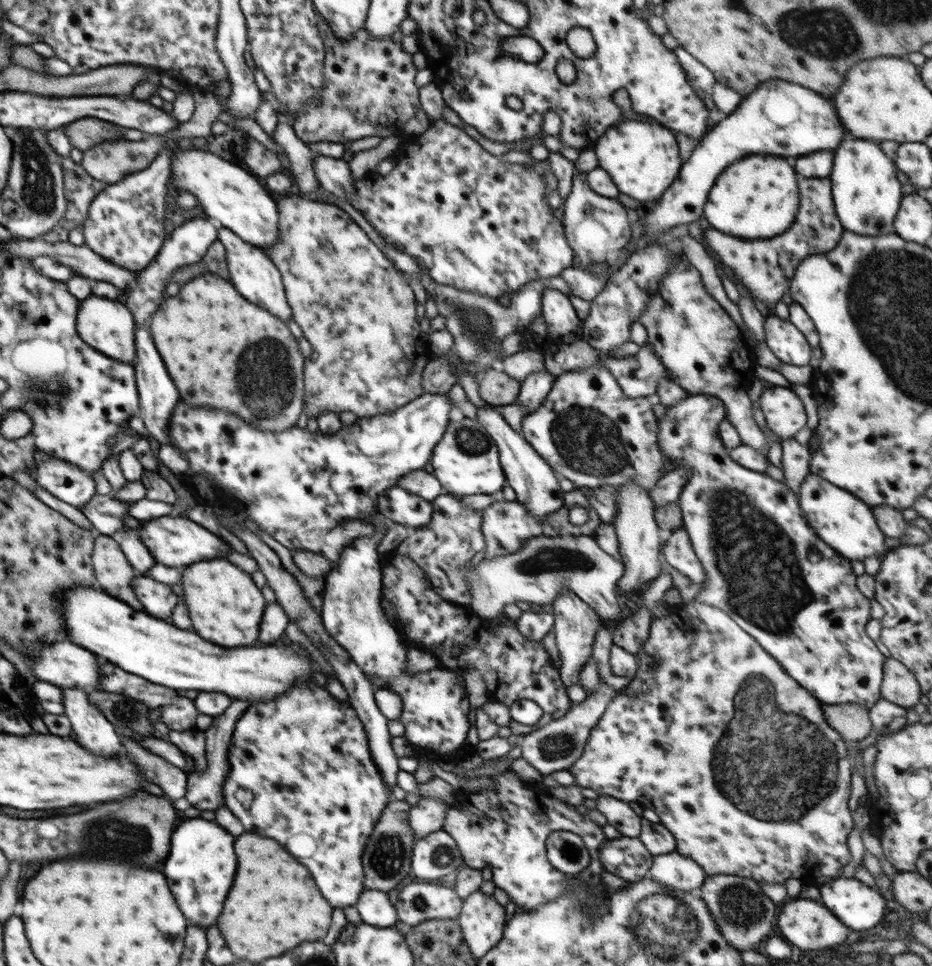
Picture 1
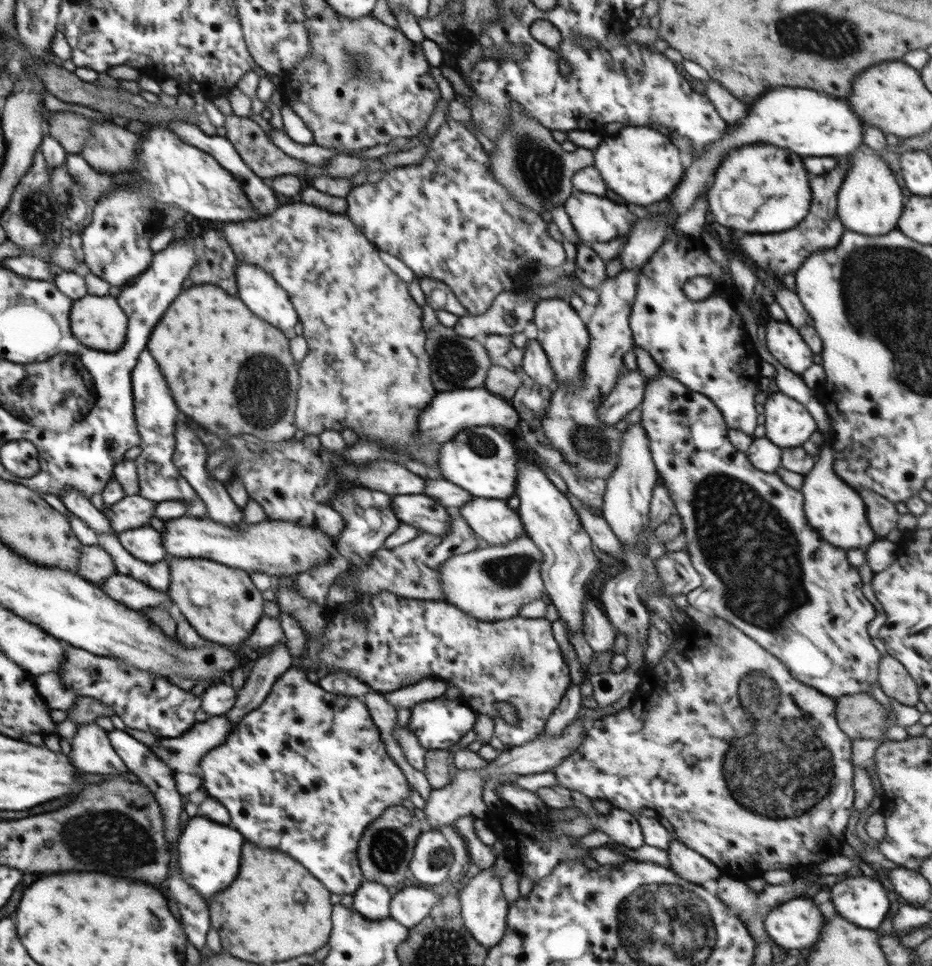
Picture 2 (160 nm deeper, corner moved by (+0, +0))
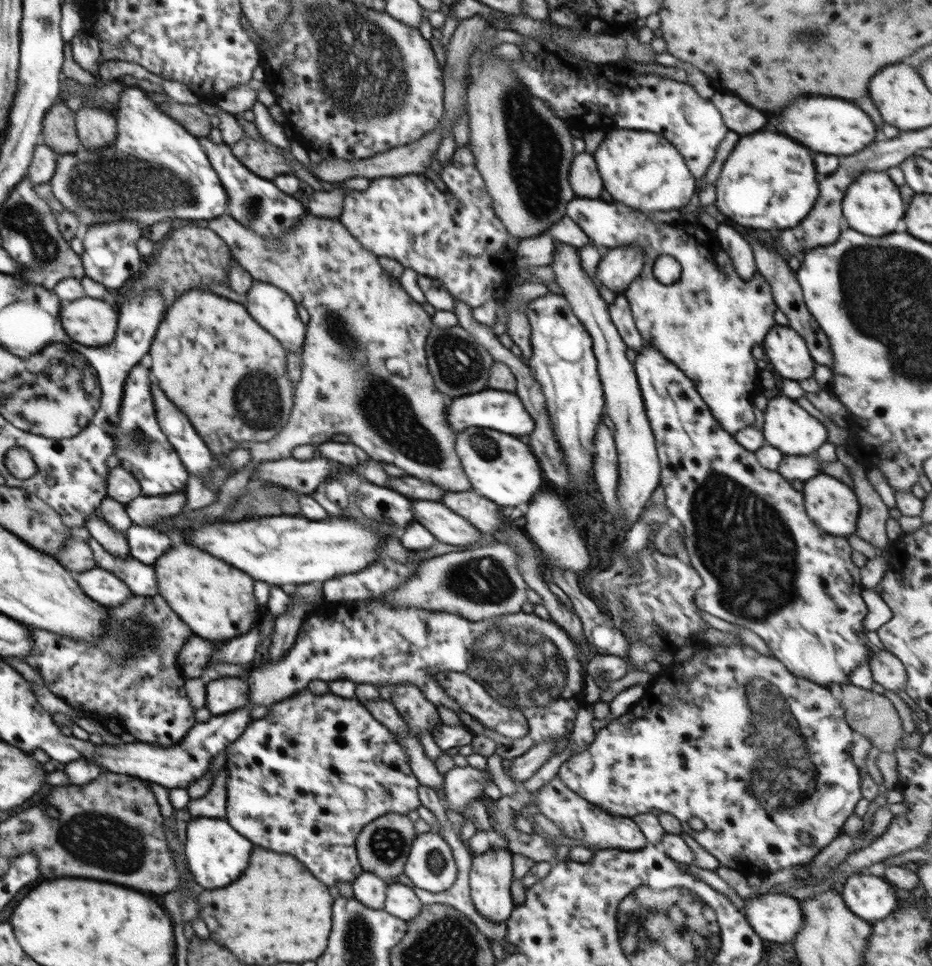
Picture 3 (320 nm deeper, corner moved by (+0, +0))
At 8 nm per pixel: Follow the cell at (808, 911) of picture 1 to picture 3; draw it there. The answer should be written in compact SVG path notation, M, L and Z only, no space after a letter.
M765 893L746 899L742 909L749 925L756 934L760 935L765 942L780 942L788 945L794 942L796 933L803 927L803 912L799 900L786 894Z

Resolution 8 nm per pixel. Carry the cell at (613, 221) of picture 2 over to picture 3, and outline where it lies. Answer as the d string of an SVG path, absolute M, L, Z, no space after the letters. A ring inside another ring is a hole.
M575 197L566 207L566 215L576 222L580 229L592 240L596 247L614 249L638 245L644 252L644 267L628 289L623 294L628 300L636 328L646 343L656 348L666 360L670 360L677 368L696 385L700 396L706 401L714 418L726 429L728 434L734 436L738 431L754 424L752 414L752 398L748 396L756 384L757 360L752 356L752 349L756 344L763 342L768 331L775 325L775 312L777 306L772 298L771 288L764 280L763 274L757 270L755 276L748 281L742 280L736 272L730 256L721 248L715 233L688 224L688 226L670 226L664 222L654 222L644 216L639 210L632 210L624 204L614 204L601 198L590 199ZM668 255L678 260L681 266L680 279L670 285L660 283L654 276L653 268L656 260Z

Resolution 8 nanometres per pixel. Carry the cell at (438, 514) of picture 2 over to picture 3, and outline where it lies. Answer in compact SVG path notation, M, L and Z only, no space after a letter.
M416 500L413 508L415 520L421 522L437 538L437 542L468 546L485 537L474 525L441 502Z

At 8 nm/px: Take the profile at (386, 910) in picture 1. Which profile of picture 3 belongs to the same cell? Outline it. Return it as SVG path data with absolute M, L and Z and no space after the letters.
M362 871L353 880L353 897L367 907L382 910L385 905L387 884L371 871Z

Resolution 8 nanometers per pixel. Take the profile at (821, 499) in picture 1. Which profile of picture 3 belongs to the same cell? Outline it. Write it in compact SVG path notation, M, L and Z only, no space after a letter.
M825 472L818 473L814 478L803 482L801 491L805 501L807 515L828 534L846 537L856 532L860 504L852 488L846 483L827 475Z

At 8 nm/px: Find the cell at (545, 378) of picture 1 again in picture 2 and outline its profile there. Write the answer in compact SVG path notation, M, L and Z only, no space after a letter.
M527 339L523 350L524 358L522 358L521 367L523 372L538 381L538 384L553 388L555 386L555 374L537 339Z

